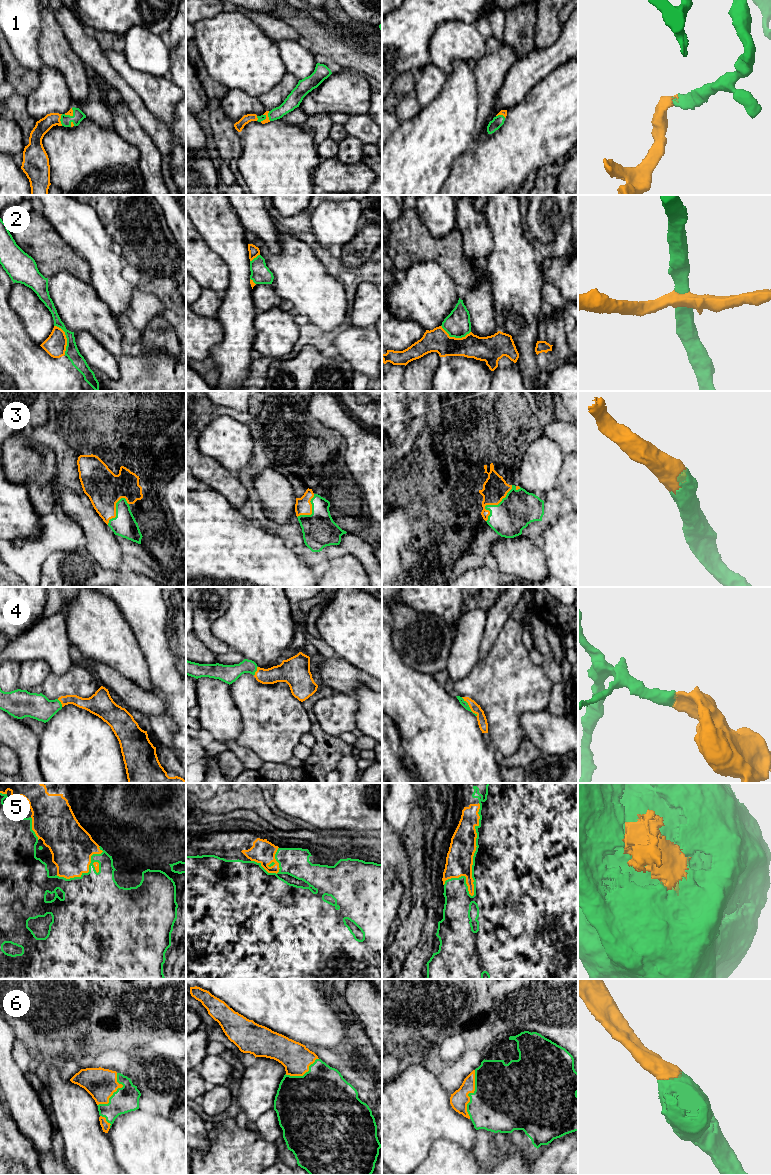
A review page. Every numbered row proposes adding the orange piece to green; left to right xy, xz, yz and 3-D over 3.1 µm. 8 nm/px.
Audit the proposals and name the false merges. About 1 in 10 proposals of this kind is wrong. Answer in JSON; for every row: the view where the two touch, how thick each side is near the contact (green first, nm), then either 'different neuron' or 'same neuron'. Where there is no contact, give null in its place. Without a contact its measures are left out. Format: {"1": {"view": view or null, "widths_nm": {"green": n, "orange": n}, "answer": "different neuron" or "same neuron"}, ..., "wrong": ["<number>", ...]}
{"1": {"view": "xy", "widths_nm": {"green": 90, "orange": 120}, "answer": "same neuron"}, "2": {"view": "xy", "widths_nm": {"green": 110, "orange": 180}, "answer": "different neuron"}, "3": {"view": "yz", "widths_nm": {"green": 300, "orange": 200}, "answer": "same neuron"}, "4": {"view": "yz", "widths_nm": {"green": 50, "orange": 80}, "answer": "same neuron"}, "5": {"view": "yz", "widths_nm": {"green": 500, "orange": 220}, "answer": "same neuron"}, "6": {"view": "yz", "widths_nm": {"green": 440, "orange": 150}, "answer": "same neuron"}, "wrong": ["2"]}

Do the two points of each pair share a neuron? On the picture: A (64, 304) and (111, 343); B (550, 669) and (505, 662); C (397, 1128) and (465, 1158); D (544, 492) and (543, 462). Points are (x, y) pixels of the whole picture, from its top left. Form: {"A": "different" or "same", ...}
{"A": "same", "B": "different", "C": "different", "D": "same"}

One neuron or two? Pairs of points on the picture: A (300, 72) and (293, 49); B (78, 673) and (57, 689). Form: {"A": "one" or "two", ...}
{"A": "one", "B": "one"}

